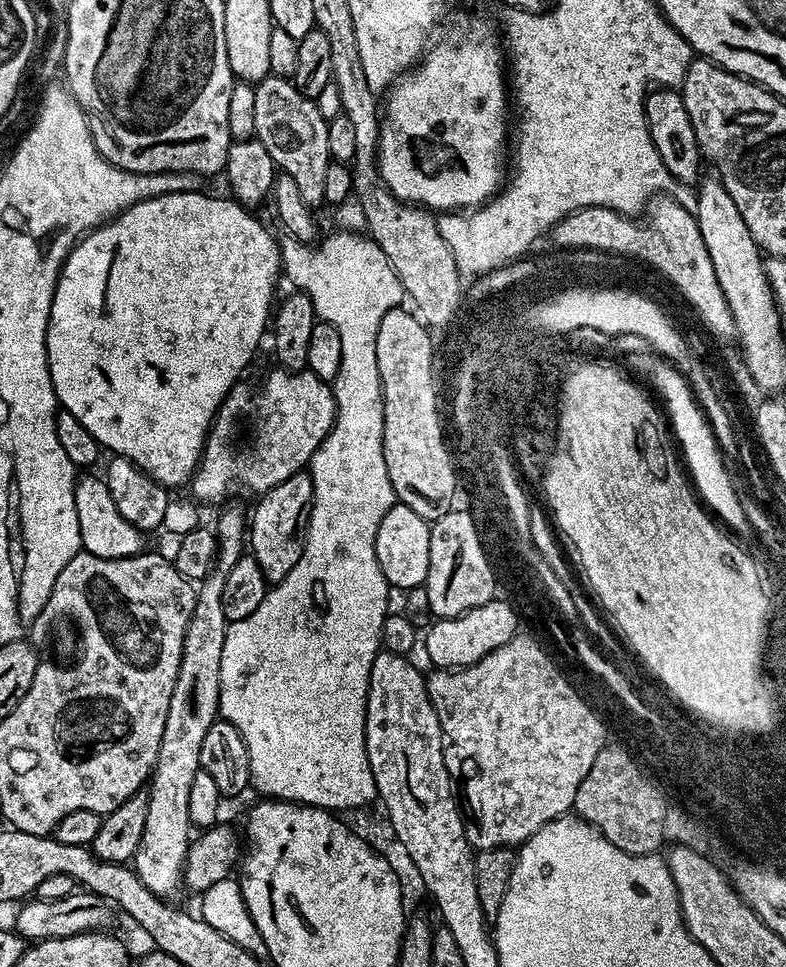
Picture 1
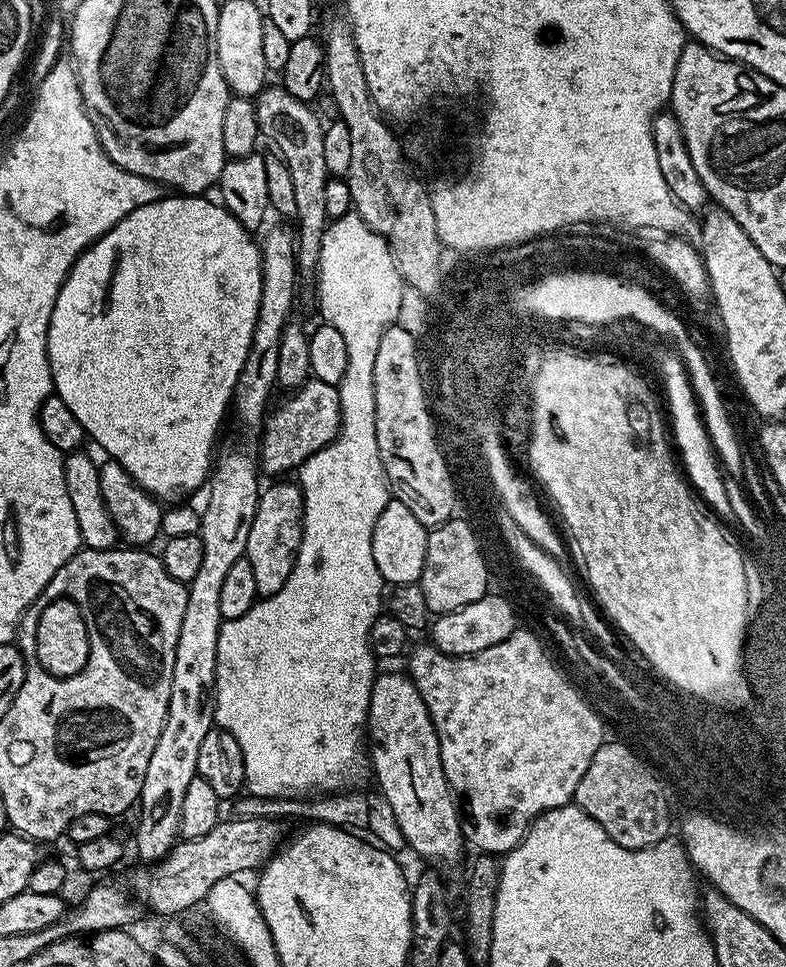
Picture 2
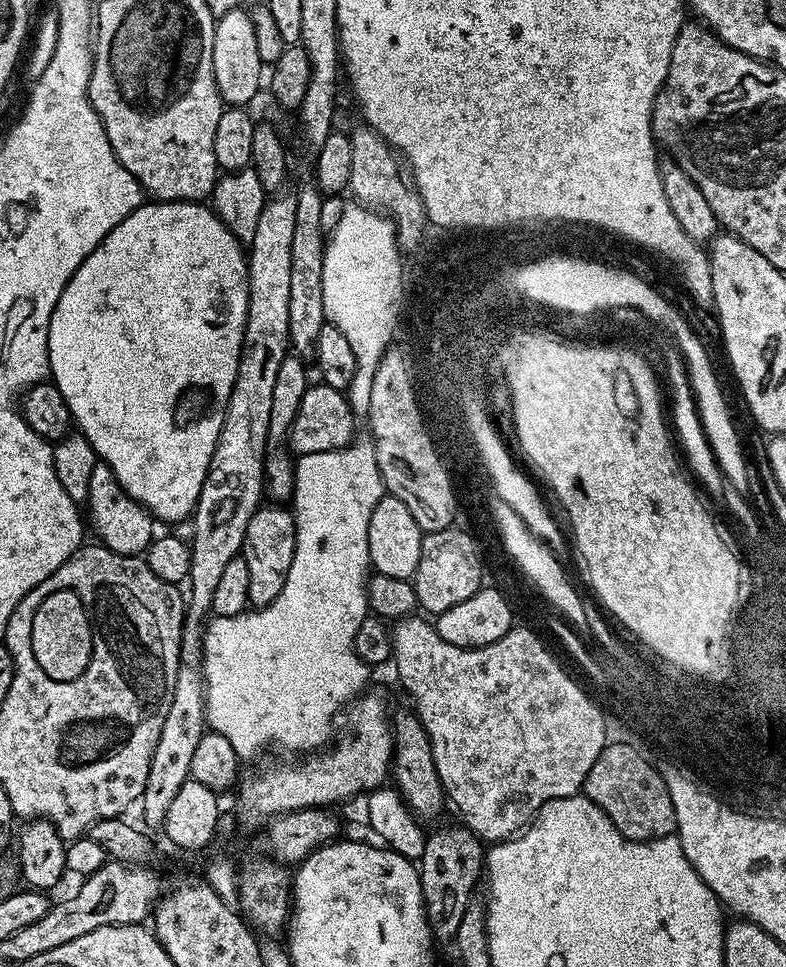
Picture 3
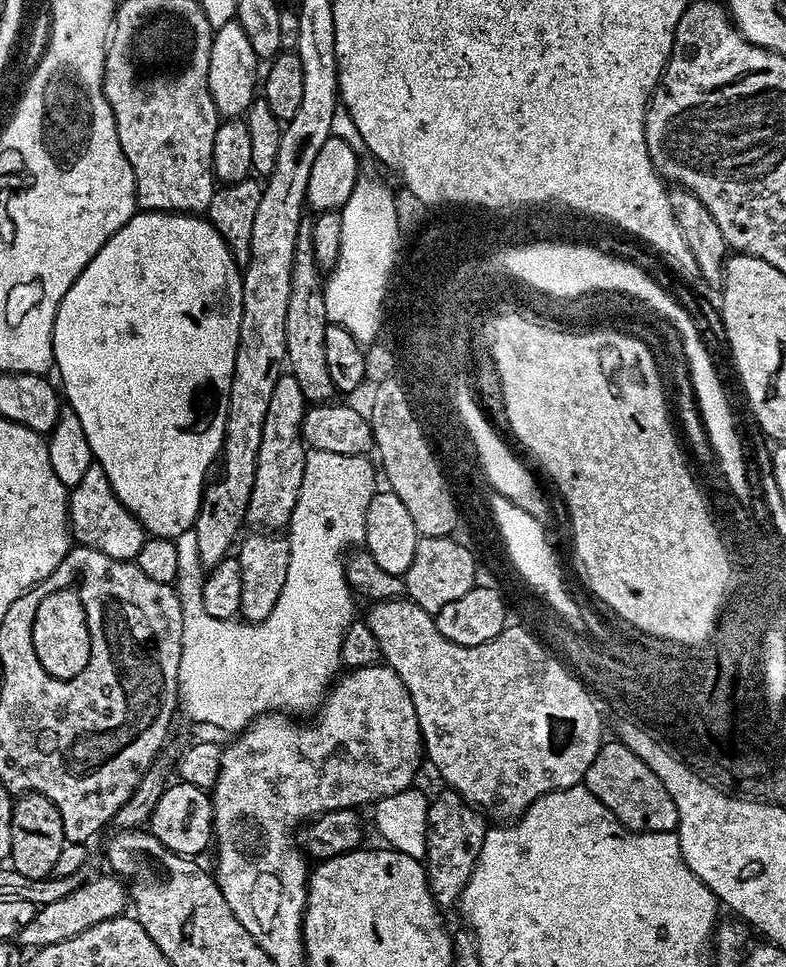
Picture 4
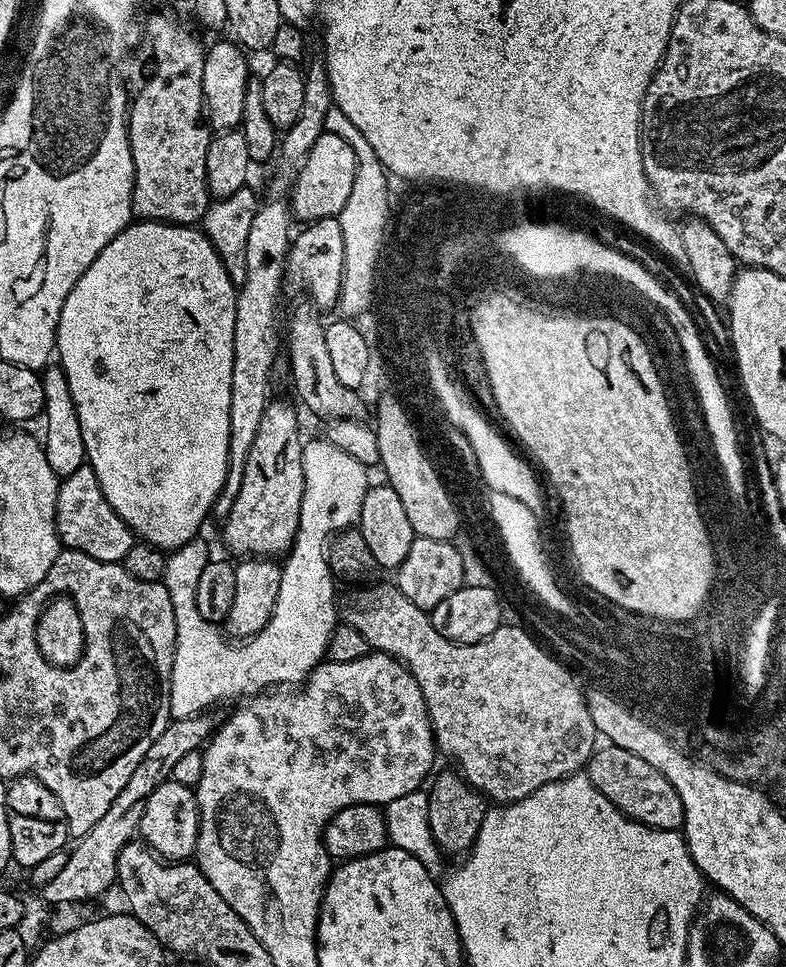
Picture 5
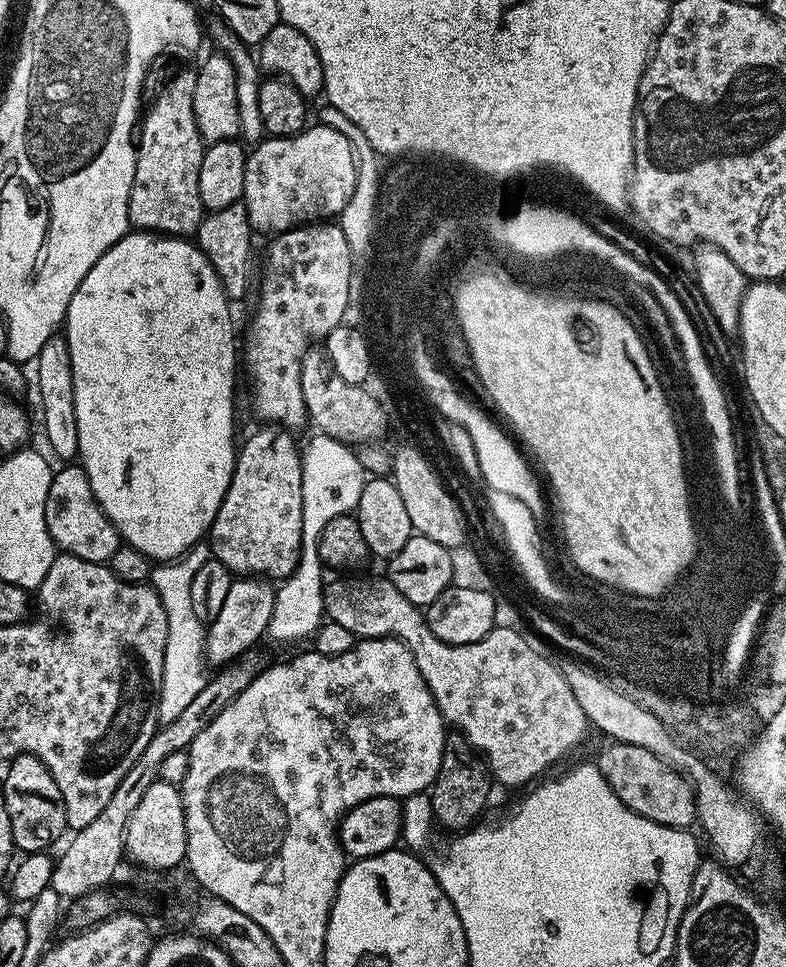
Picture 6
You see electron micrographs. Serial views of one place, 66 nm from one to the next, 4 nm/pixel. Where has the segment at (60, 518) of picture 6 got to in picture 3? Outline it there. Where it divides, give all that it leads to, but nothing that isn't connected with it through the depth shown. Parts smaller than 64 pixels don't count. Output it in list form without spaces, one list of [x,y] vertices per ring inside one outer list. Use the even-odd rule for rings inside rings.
[[[97,462],[94,471],[90,477],[90,486],[88,487],[88,499],[86,508],[92,511],[92,524],[90,520],[90,528],[96,531],[95,539],[103,544],[105,548],[114,550],[123,556],[140,556],[147,552],[149,544],[154,539],[154,531],[152,532],[152,524],[154,518],[150,513],[141,506],[134,498],[130,498],[130,494],[126,494],[126,490],[122,490],[122,486],[118,482],[118,478],[114,474],[114,470],[110,470],[110,466],[103,462]]]

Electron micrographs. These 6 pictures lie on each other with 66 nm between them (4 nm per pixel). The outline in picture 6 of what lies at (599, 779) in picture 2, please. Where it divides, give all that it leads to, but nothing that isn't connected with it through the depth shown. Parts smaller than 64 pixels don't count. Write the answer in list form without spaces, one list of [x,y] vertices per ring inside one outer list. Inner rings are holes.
[[[615,742],[607,746],[609,748],[602,749],[598,757],[600,774],[610,790],[614,790],[620,801],[634,810],[634,814],[642,814],[642,818],[650,818],[650,822],[658,822],[667,828],[688,830],[697,823],[696,795],[680,773],[661,762],[650,750],[642,750],[642,746]]]

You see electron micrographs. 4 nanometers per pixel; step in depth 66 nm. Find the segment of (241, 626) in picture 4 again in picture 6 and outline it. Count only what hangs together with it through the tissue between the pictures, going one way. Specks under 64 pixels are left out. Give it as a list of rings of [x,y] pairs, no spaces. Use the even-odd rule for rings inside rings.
[[[312,434],[308,445],[302,448],[302,538],[300,539],[300,560],[296,569],[276,588],[276,605],[272,624],[267,630],[269,637],[276,640],[304,640],[315,633],[325,619],[325,581],[320,581],[322,565],[316,544],[326,524],[338,515],[355,513],[358,498],[366,483],[362,462],[358,462],[355,451],[323,434]],[[201,542],[195,544],[192,549],[179,560],[169,560],[153,567],[150,572],[150,583],[155,588],[156,593],[162,598],[162,606],[166,610],[166,622],[168,623],[168,637],[166,638],[166,658],[162,662],[162,694],[158,702],[158,714],[160,715],[160,724],[169,724],[198,698],[198,694],[204,691],[206,679],[204,680],[204,668],[206,661],[204,659],[204,634],[206,625],[200,621],[198,614],[194,614],[194,606],[190,602],[190,586],[194,582],[194,574],[202,570],[202,566],[210,559],[210,548],[207,543]]]

